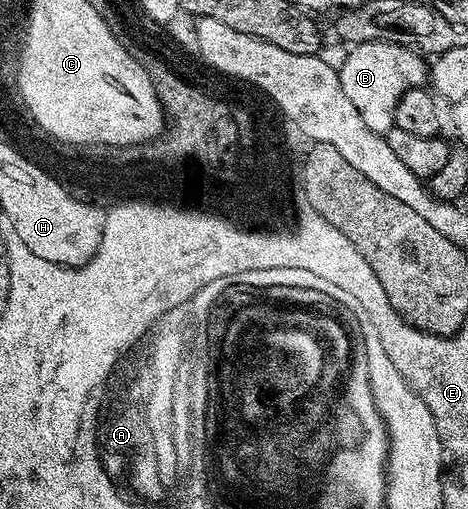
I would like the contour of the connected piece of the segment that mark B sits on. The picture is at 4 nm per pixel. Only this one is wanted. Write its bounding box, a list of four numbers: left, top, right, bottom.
[338,41,427,135]

